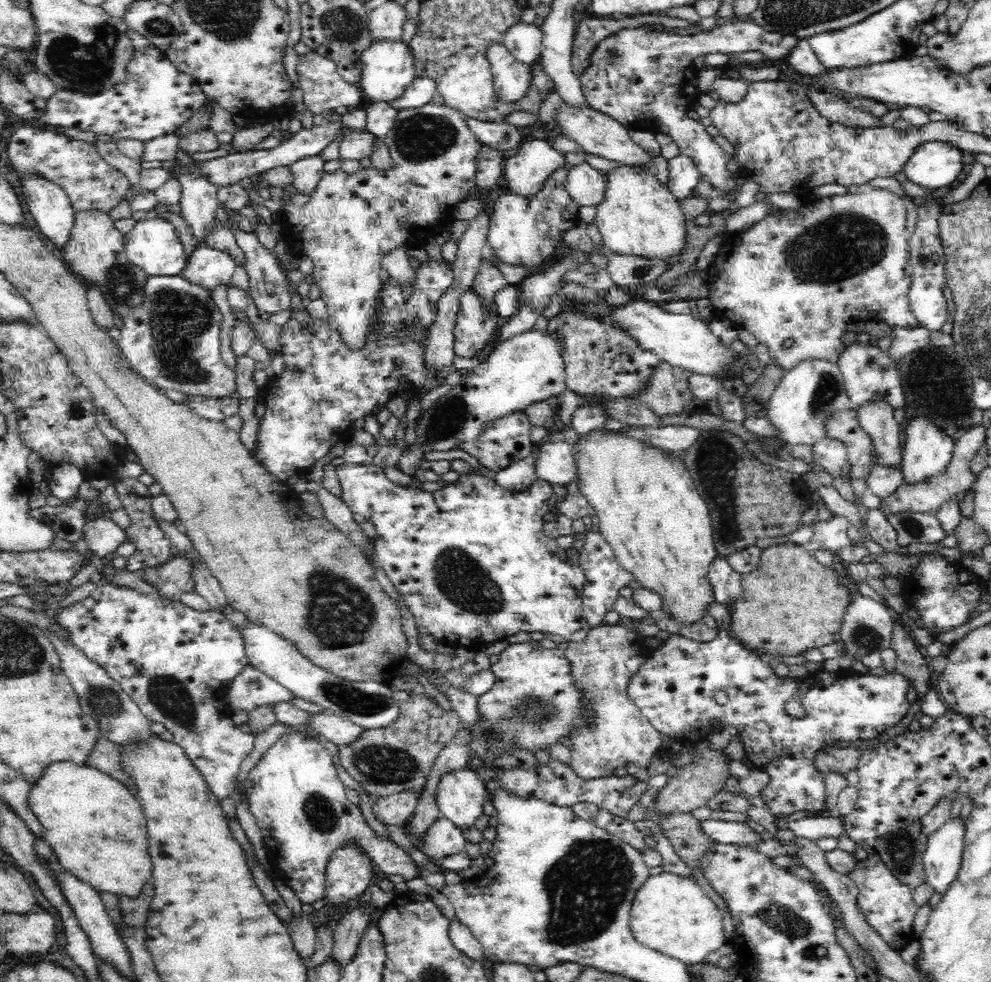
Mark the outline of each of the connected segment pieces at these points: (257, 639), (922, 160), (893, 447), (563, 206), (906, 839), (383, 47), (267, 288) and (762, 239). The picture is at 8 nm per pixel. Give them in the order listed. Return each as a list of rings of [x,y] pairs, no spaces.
[[[251,622],[251,624],[246,624],[241,629],[236,628],[236,631],[240,631],[240,636],[244,639],[245,656],[248,657],[249,664],[256,668],[256,670],[267,674],[270,678],[276,680],[276,682],[279,682],[294,696],[315,702],[318,706],[329,710],[330,713],[337,714],[354,724],[362,726],[364,730],[370,730],[376,727],[385,728],[400,716],[399,701],[392,697],[393,691],[388,687],[388,684],[374,681],[349,681],[345,678],[340,678],[332,674],[329,670],[324,670],[316,666],[315,663],[308,660],[303,654],[300,654],[300,651],[292,642],[286,638],[282,638],[274,630],[268,630],[268,627],[260,626],[259,623]]]
[[[930,141],[918,146],[904,164],[903,171],[910,182],[926,188],[929,194],[939,194],[948,190],[952,184],[958,183],[958,176],[962,174],[964,167],[964,153],[959,148],[944,141]]]
[[[870,401],[856,408],[860,426],[872,438],[872,449],[876,451],[874,466],[901,466],[899,423],[894,419],[894,407],[888,401]]]
[[[562,166],[546,178],[542,190],[536,194],[502,192],[498,200],[495,200],[494,214],[489,216],[491,221],[487,243],[491,245],[494,257],[502,263],[502,266],[508,264],[538,268],[538,264],[544,264],[552,256],[556,256],[558,244],[562,244],[563,241],[562,232],[570,230],[580,221],[578,210],[581,206],[564,189],[566,174],[568,170]]]
[[[914,822],[876,838],[873,846],[902,884],[916,888],[926,882],[923,854],[927,840],[921,822]]]
[[[378,39],[361,55],[361,78],[358,86],[373,102],[398,100],[416,76],[415,60],[410,46],[402,40]]]
[[[231,227],[240,249],[244,251],[246,258],[244,267],[249,276],[249,298],[258,310],[274,314],[290,307],[291,294],[289,291],[286,273],[282,270],[279,262],[272,256],[273,251],[266,248],[260,241],[255,231],[246,232]]]
[[[868,188],[856,194],[847,192],[843,195],[814,199],[814,204],[808,201],[806,204],[797,207],[796,210],[780,209],[780,212],[776,212],[776,214],[770,212],[770,216],[765,216],[760,222],[756,222],[756,224],[740,233],[727,237],[726,244],[722,246],[714,264],[704,273],[709,292],[708,298],[714,305],[714,318],[728,319],[739,329],[748,330],[748,332],[754,334],[760,344],[768,347],[772,362],[780,365],[785,370],[794,368],[796,364],[800,364],[802,360],[808,360],[808,358],[824,358],[830,362],[836,360],[845,349],[844,343],[840,341],[842,334],[844,334],[844,328],[846,328],[846,324],[856,322],[856,320],[880,318],[890,326],[916,328],[919,324],[916,317],[914,315],[908,316],[910,305],[907,294],[912,282],[913,268],[910,265],[911,255],[909,241],[906,240],[904,235],[905,228],[906,206],[904,201],[897,194],[886,189]]]

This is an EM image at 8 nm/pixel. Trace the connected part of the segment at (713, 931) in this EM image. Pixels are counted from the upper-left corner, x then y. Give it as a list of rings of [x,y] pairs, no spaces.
[[[662,871],[650,875],[636,891],[629,927],[637,942],[658,950],[686,965],[704,962],[704,958],[726,945],[722,909],[708,897],[692,877]]]

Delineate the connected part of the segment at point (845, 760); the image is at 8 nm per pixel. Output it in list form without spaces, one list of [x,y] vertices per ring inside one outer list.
[[[828,745],[816,754],[812,765],[818,771],[828,774],[828,772],[839,772],[846,776],[847,772],[854,770],[858,766],[861,750],[854,747],[837,748]]]

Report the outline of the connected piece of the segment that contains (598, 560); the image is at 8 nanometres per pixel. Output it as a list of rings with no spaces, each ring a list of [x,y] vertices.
[[[587,525],[584,533],[584,544],[579,548],[580,558],[578,564],[584,571],[585,583],[583,591],[583,617],[591,626],[604,624],[604,616],[606,612],[614,609],[614,603],[620,598],[620,590],[625,586],[630,586],[630,582],[634,582],[632,573],[629,573],[620,565],[620,561],[616,560],[613,548],[608,543],[599,530],[593,530],[592,526]]]

